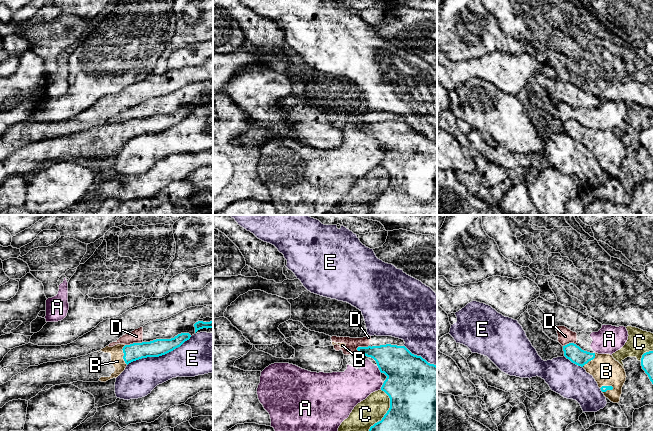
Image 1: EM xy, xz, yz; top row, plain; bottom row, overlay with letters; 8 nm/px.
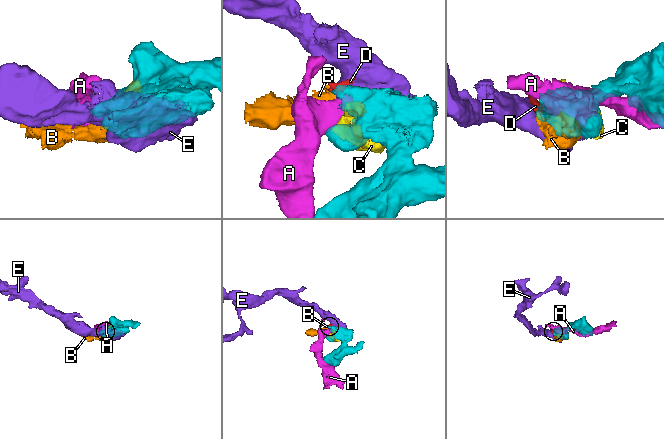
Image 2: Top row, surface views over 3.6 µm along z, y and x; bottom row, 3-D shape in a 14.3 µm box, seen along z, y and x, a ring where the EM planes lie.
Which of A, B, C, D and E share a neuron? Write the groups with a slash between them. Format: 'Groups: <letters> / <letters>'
Groups: A D / B / C / E

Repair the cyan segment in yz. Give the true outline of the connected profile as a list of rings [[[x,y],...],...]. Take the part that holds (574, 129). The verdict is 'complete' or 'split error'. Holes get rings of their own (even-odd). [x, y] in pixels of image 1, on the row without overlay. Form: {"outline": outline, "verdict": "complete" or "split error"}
{"outline": [[[574,119],[563,122],[563,127],[567,135],[593,152],[606,174],[619,179],[627,152],[623,142],[612,131],[590,129]]], "verdict": "split error"}

